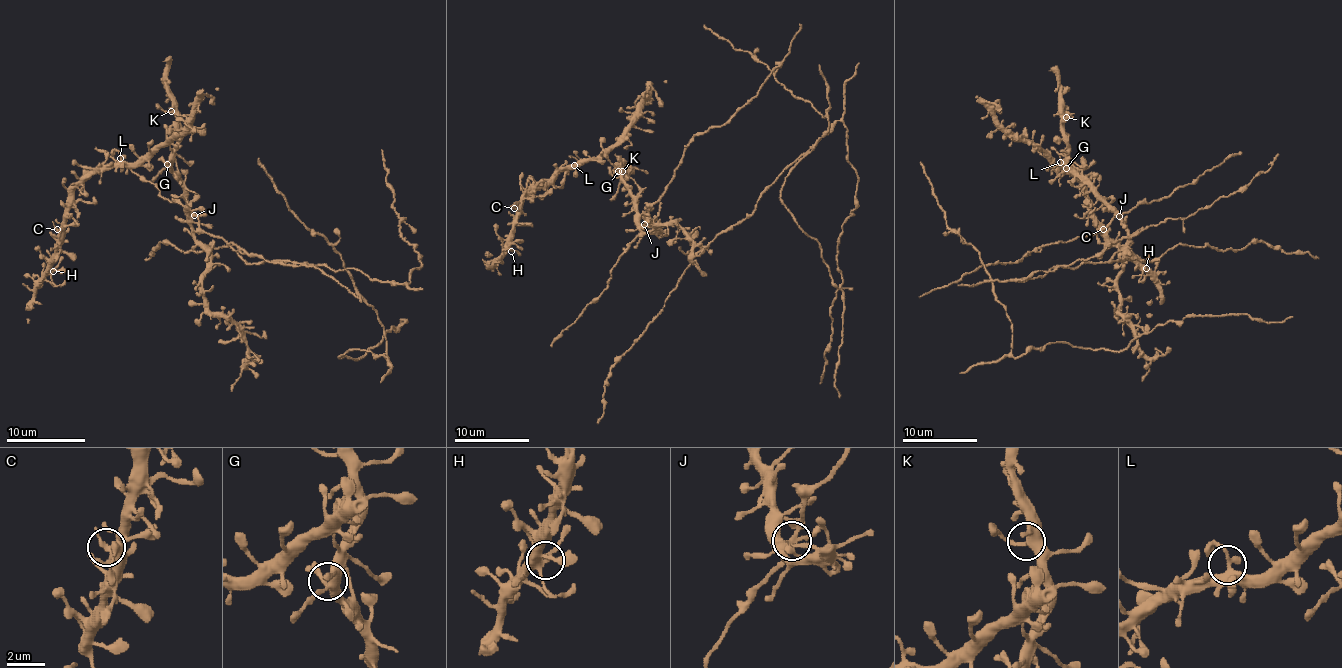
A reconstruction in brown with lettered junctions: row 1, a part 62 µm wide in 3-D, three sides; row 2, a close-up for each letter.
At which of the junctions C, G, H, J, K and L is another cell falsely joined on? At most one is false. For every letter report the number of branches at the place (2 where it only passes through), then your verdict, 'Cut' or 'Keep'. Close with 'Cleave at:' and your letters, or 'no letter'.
C: Branches: 5. Keep
G: Branches: 4. Keep
H: Branches: 4. Keep
J: Branches: 6. Keep
K: Branches: 4. Keep
L: Branches: 4. Keep
Cleave at: no letter

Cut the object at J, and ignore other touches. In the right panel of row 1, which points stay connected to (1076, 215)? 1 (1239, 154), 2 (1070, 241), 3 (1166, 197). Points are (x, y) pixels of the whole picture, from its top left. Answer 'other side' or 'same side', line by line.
1: other side
2: other side
3: other side

